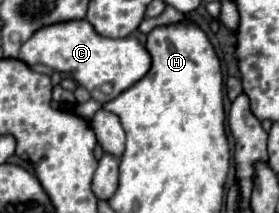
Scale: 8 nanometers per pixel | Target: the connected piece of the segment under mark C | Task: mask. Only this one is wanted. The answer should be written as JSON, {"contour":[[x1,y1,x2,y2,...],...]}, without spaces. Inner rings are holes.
{"contour":[[88,20,56,22,56,26,44,26,44,30,36,30,36,34,24,42,20,60,28,66,46,64,52,70,68,74,100,104,116,98,150,70,150,54,146,52,144,44,140,44,136,38,104,38,96,34,94,26],[104,84,110,84,108,94,102,92]]}

